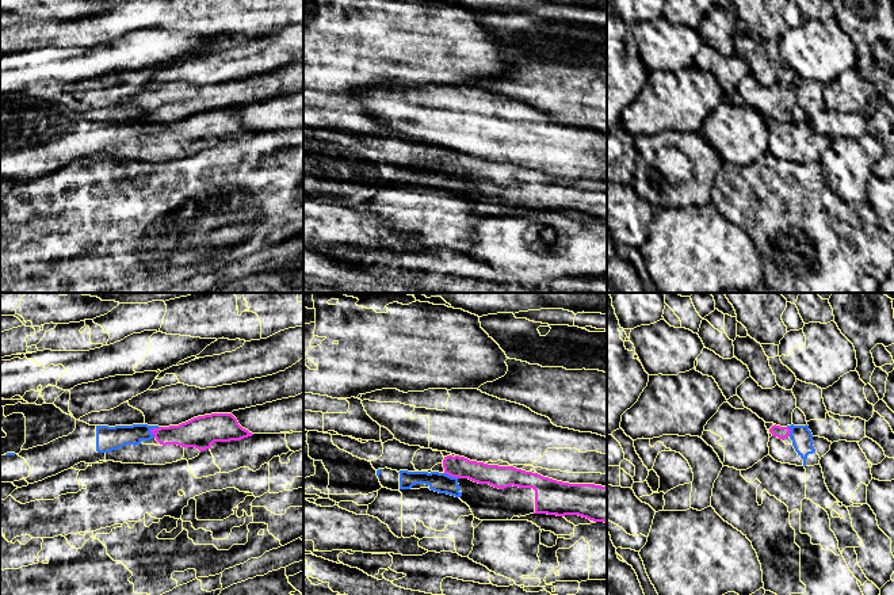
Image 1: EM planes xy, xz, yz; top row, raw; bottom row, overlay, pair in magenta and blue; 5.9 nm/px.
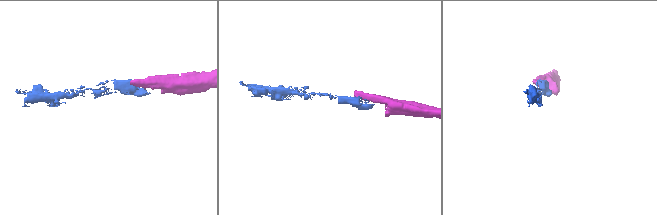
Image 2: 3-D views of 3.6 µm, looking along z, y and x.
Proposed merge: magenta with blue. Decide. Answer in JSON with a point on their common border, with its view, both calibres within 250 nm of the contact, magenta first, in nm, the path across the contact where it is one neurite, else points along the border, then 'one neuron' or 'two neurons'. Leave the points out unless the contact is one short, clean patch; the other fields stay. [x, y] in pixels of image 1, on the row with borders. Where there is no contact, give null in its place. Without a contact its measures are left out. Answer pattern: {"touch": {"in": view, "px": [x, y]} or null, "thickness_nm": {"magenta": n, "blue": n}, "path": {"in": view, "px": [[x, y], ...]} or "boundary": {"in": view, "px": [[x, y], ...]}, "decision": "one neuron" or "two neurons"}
{"touch": {"in": "xy", "px": [152, 430]}, "thickness_nm": {"magenta": 160, "blue": 140}, "path": {"in": "xy", "px": [[194, 433], [160, 434], [152, 430], [111, 438]]}, "decision": "one neuron"}

